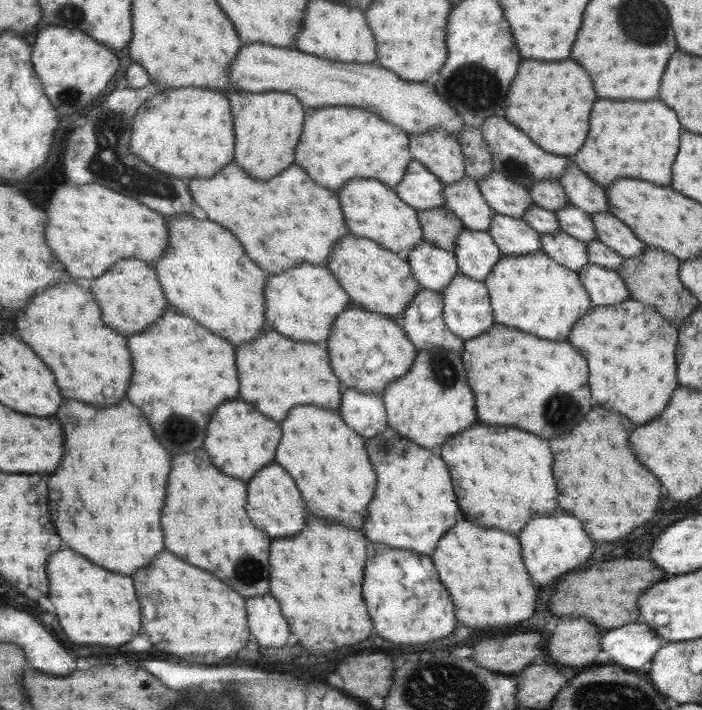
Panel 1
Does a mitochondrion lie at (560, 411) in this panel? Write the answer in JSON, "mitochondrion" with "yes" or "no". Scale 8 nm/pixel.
{"mitochondrion":"yes"}

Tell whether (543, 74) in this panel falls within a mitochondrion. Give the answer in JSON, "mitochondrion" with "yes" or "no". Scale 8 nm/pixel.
{"mitochondrion":"no"}

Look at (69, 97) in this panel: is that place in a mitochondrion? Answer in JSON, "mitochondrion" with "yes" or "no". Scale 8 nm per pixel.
{"mitochondrion":"yes"}

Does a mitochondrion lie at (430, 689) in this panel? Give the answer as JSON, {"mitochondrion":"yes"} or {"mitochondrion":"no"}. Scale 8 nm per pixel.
{"mitochondrion":"yes"}

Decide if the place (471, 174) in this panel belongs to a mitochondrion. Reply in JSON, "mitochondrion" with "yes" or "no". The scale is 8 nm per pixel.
{"mitochondrion":"no"}

